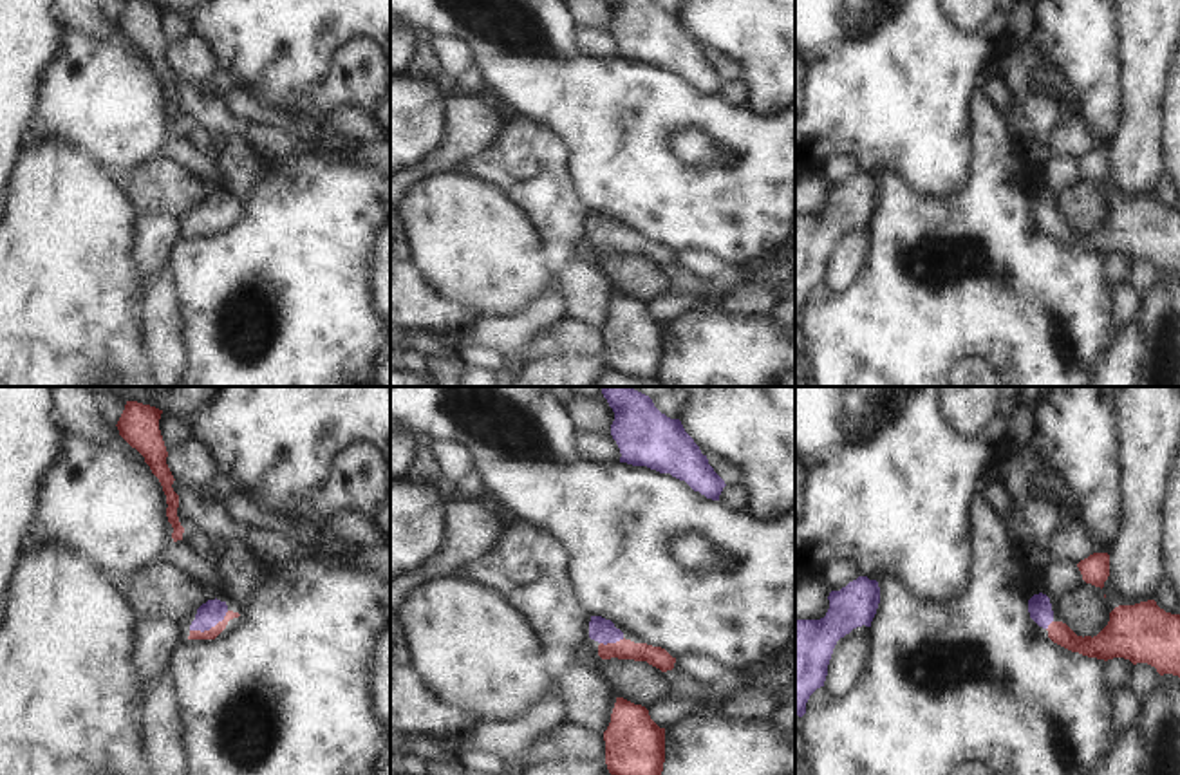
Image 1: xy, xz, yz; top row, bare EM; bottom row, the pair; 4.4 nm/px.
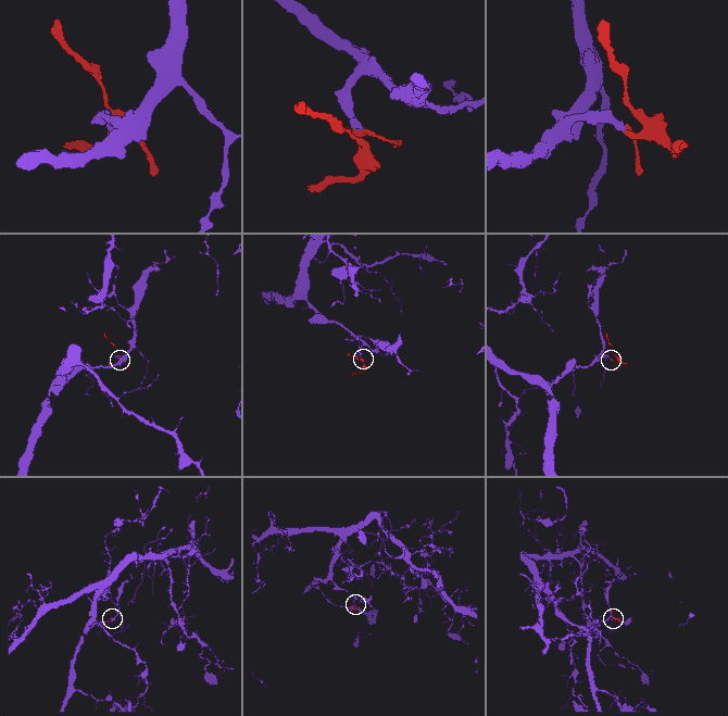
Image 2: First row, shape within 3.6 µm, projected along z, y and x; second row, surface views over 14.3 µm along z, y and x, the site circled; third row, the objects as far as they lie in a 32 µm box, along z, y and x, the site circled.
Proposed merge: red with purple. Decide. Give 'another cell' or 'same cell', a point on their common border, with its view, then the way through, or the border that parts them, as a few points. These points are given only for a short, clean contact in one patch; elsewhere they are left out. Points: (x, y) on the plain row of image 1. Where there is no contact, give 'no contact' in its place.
same cell | xy (212, 223) | across xy (194, 230), (212, 223), (208, 210)

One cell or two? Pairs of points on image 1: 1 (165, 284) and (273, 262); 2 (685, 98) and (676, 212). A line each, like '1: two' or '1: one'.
1: two
2: one

